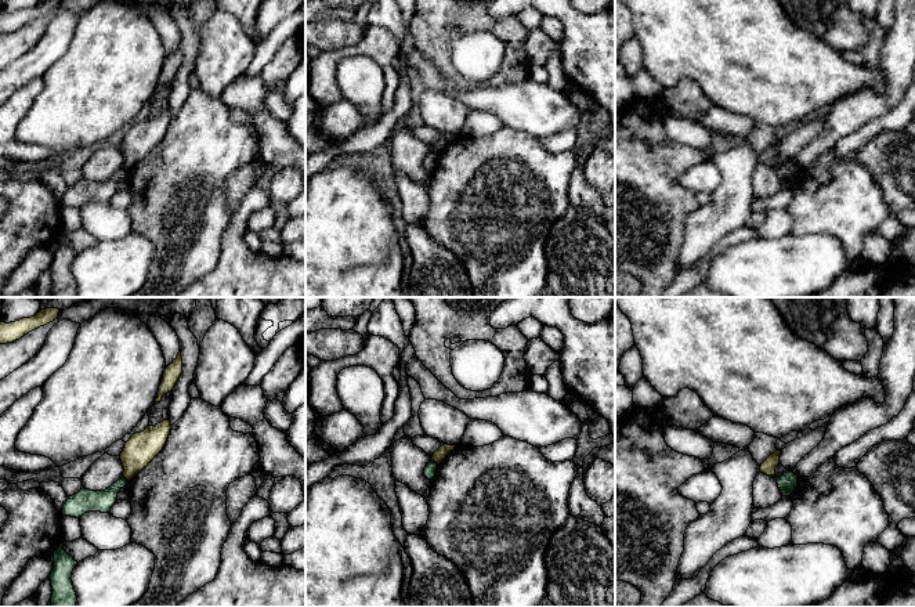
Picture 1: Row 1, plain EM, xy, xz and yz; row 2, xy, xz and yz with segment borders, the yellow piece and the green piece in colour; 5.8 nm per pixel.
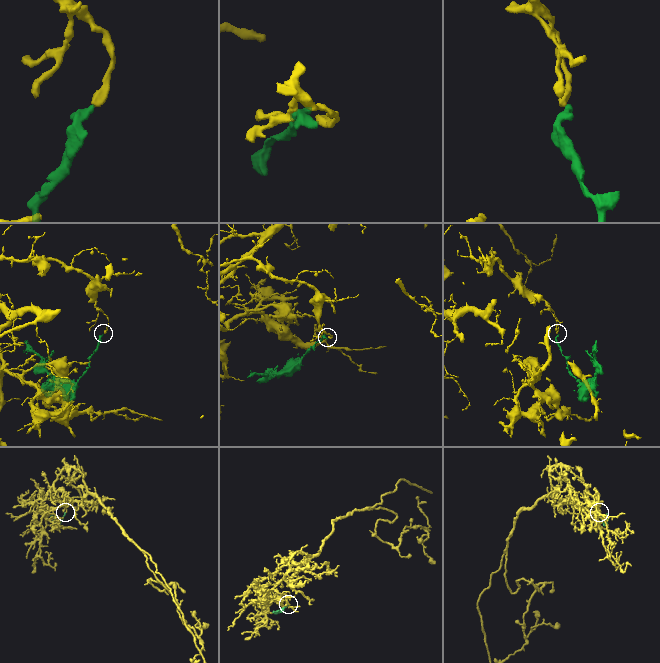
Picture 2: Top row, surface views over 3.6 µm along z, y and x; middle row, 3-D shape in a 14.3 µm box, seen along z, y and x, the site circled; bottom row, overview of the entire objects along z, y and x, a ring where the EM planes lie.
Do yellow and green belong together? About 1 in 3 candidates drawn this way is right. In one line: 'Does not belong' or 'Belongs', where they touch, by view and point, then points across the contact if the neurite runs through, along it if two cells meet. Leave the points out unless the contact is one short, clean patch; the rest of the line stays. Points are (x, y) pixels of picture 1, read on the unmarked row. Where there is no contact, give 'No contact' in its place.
Does not belong. Touches yellow at xz (434, 151). Boundary: xz (431, 150), (437, 154)

